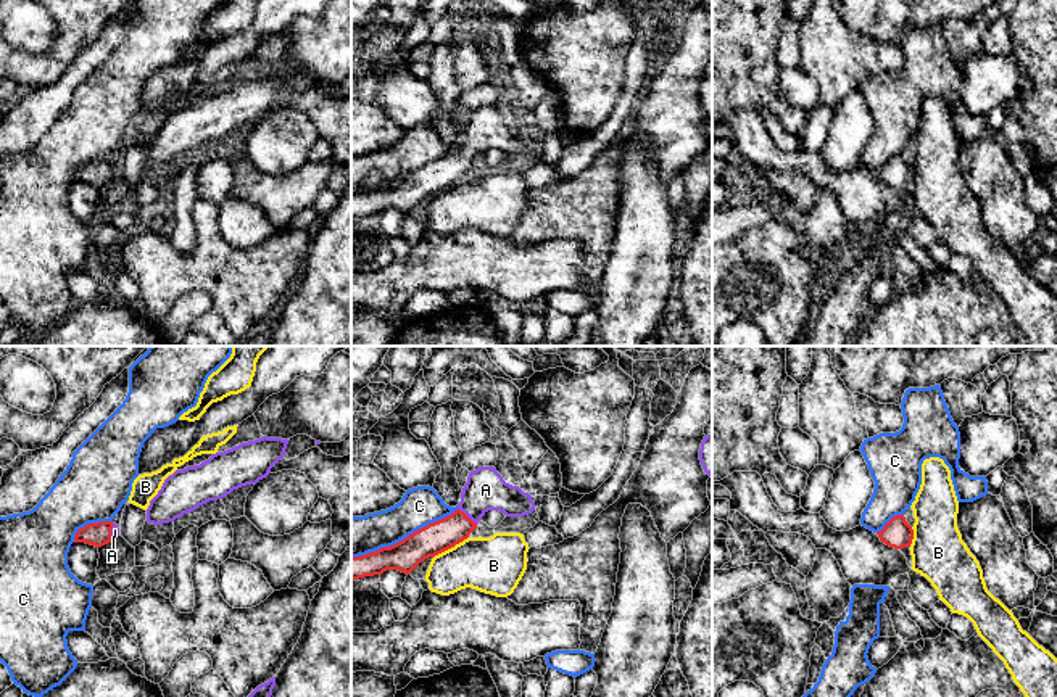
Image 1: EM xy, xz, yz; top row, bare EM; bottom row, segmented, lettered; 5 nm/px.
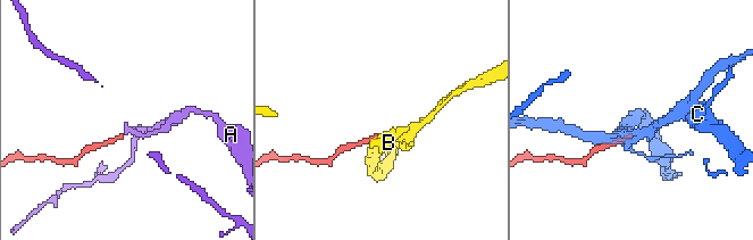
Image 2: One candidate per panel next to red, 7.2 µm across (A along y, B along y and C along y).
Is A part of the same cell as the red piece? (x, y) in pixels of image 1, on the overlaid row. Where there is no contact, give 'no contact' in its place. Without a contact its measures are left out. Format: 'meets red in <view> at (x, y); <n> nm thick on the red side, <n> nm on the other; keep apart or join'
meets red in xz at (466, 515); 160 nm thick on the red side, 200 nm on the other; join

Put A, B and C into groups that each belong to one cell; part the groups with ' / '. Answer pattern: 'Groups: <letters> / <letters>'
Groups: A / B / C

